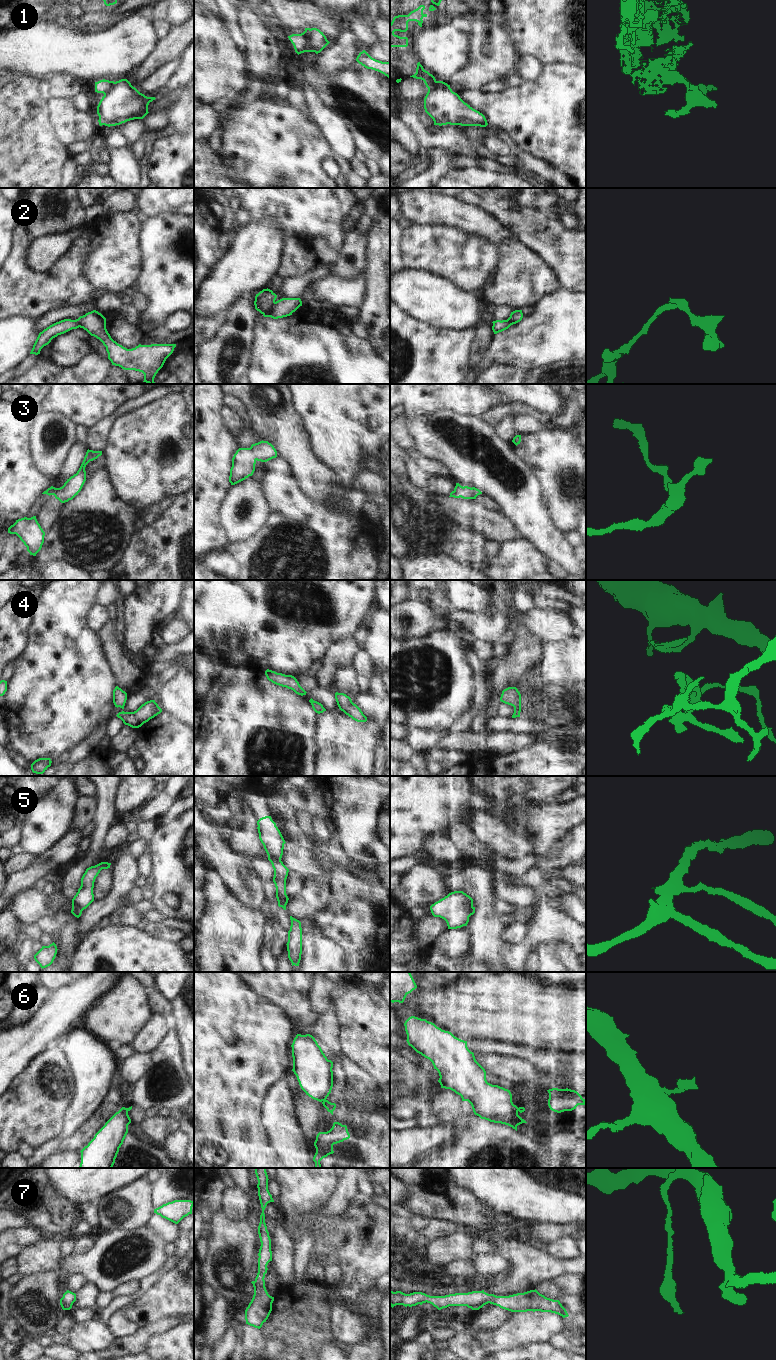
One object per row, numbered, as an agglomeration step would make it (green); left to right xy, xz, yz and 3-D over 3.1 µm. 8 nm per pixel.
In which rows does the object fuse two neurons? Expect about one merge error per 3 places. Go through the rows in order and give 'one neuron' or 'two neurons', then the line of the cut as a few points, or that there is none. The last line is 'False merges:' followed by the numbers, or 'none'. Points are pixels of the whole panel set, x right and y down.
1: two neurons | xz (310, 29), (309, 49), (307, 51)
2: two neurons | xz (274, 301), (273, 305), (263, 314)
3: one neuron | no cut
4: one neuron | no cut
5: two neurons | xz (268, 856), (274, 856), (280, 861)
6: two neurons | xz (325, 1099), (323, 1101)
7: one neuron | no cut
False merges: 1, 2, 5, 6

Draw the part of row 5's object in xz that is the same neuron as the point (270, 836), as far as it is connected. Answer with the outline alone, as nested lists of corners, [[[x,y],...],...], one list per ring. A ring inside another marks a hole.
[[[265,816],[257,821],[259,839],[268,857],[275,857],[281,861],[284,844],[286,843],[276,823],[271,816]]]

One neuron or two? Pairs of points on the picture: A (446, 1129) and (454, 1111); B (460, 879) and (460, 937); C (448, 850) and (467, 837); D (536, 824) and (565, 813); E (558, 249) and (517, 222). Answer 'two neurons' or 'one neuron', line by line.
A: two neurons
B: two neurons
C: two neurons
D: one neuron
E: one neuron

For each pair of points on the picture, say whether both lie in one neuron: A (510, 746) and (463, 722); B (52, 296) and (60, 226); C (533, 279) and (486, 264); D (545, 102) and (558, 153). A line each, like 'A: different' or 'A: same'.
A: different
B: different
C: different
D: same

